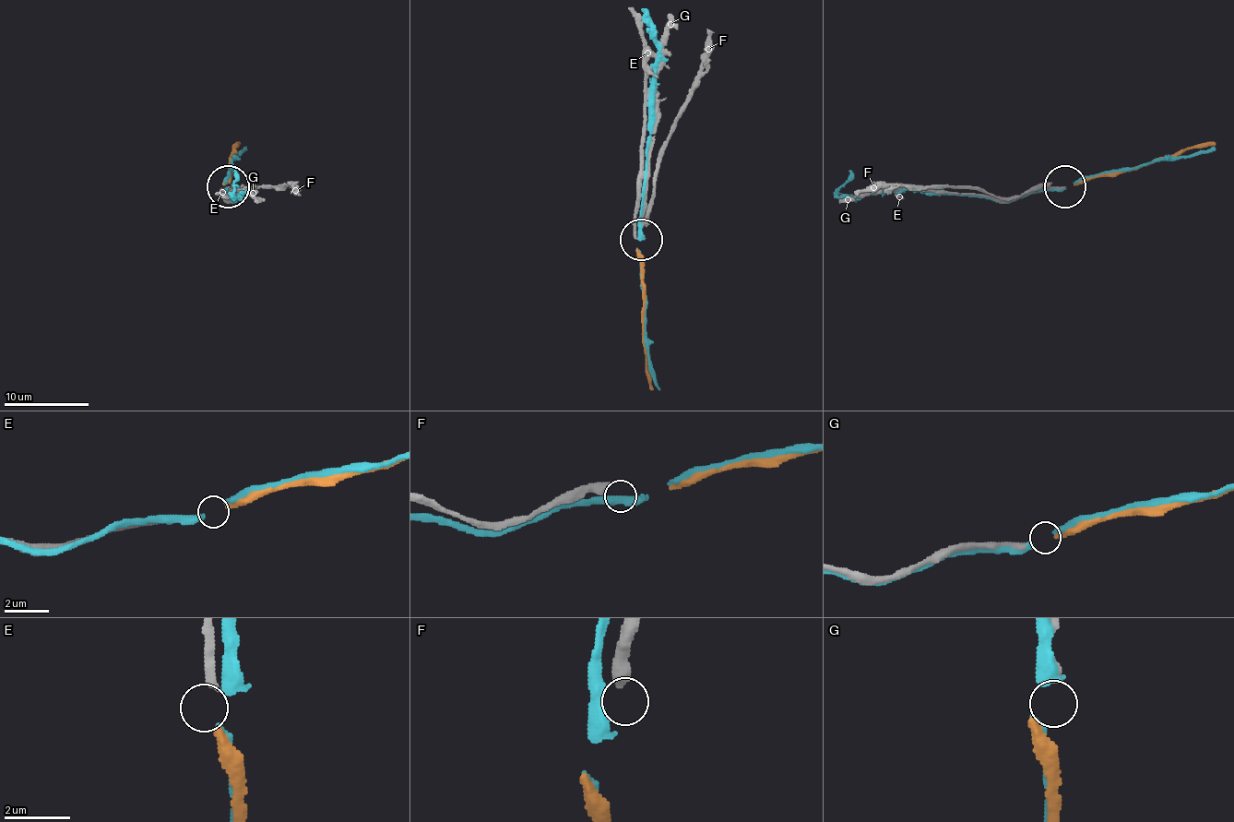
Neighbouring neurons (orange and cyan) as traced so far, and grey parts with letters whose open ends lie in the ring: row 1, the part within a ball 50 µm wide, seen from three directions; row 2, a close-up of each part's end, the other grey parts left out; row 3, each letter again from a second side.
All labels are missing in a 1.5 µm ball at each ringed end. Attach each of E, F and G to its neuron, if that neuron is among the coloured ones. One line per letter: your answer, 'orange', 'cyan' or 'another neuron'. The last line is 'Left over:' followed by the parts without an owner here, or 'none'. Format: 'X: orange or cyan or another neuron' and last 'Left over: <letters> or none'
E: orange
F: another neuron
G: another neuron
Left over: F, G

